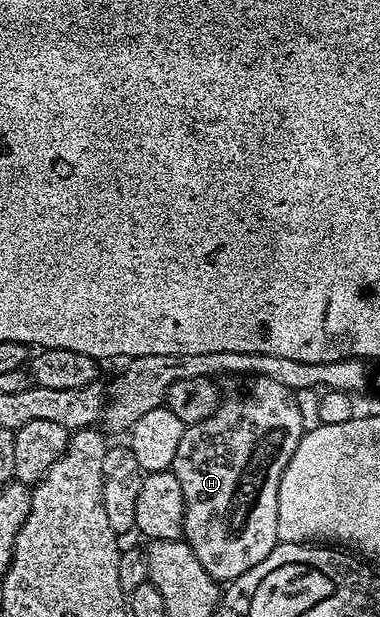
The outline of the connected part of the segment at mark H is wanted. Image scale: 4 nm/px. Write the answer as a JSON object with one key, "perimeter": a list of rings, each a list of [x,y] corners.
{"perimeter":[[[258,376],[243,378],[241,383],[239,391],[219,402],[212,417],[187,426],[184,437],[180,437],[172,468],[184,493],[186,512],[182,530],[185,542],[190,544],[192,553],[196,553],[196,561],[219,581],[229,581],[248,573],[252,565],[260,565],[260,561],[278,546],[276,509],[280,477],[284,477],[284,469],[304,434],[295,392],[280,385],[280,381]]]}

